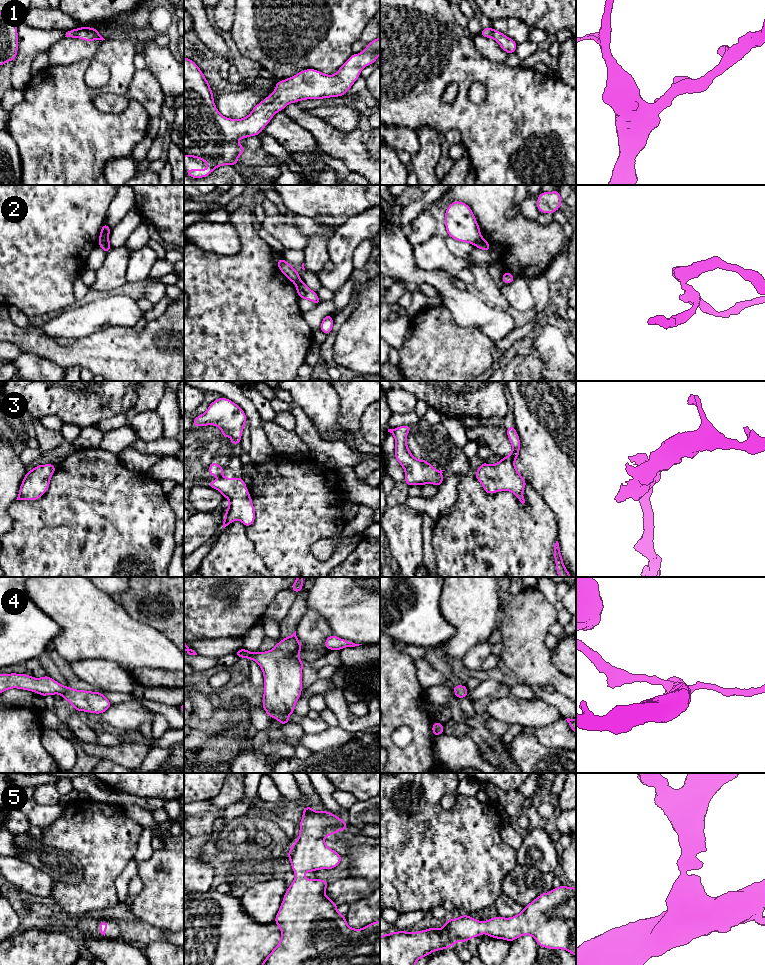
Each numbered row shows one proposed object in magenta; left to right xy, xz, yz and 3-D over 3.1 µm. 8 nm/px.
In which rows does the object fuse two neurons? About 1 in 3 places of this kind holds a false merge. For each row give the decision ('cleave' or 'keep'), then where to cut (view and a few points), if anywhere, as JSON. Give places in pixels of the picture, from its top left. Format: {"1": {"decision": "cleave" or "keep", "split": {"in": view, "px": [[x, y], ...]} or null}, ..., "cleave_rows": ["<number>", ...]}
{"1": {"decision": "keep", "split": null}, "2": {"decision": "cleave", "split": {"in": "xy", "px": [[108, 235], [99, 243]]}}, "3": {"decision": "keep", "split": null}, "4": {"decision": "keep", "split": null}, "5": {"decision": "keep", "split": null}, "cleave_rows": ["2"]}

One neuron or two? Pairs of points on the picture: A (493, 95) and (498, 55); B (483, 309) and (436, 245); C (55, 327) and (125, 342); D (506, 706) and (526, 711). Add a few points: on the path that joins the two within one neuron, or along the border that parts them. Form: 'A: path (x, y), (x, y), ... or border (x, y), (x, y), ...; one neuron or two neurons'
A: border (477, 49), (485, 58), (503, 63); two neurons
B: border (429, 271), (444, 271), (452, 278); two neurons
C: border (112, 326), (107, 326), (75, 340); two neurons
D: path (511, 710), (521, 711); one neuron

